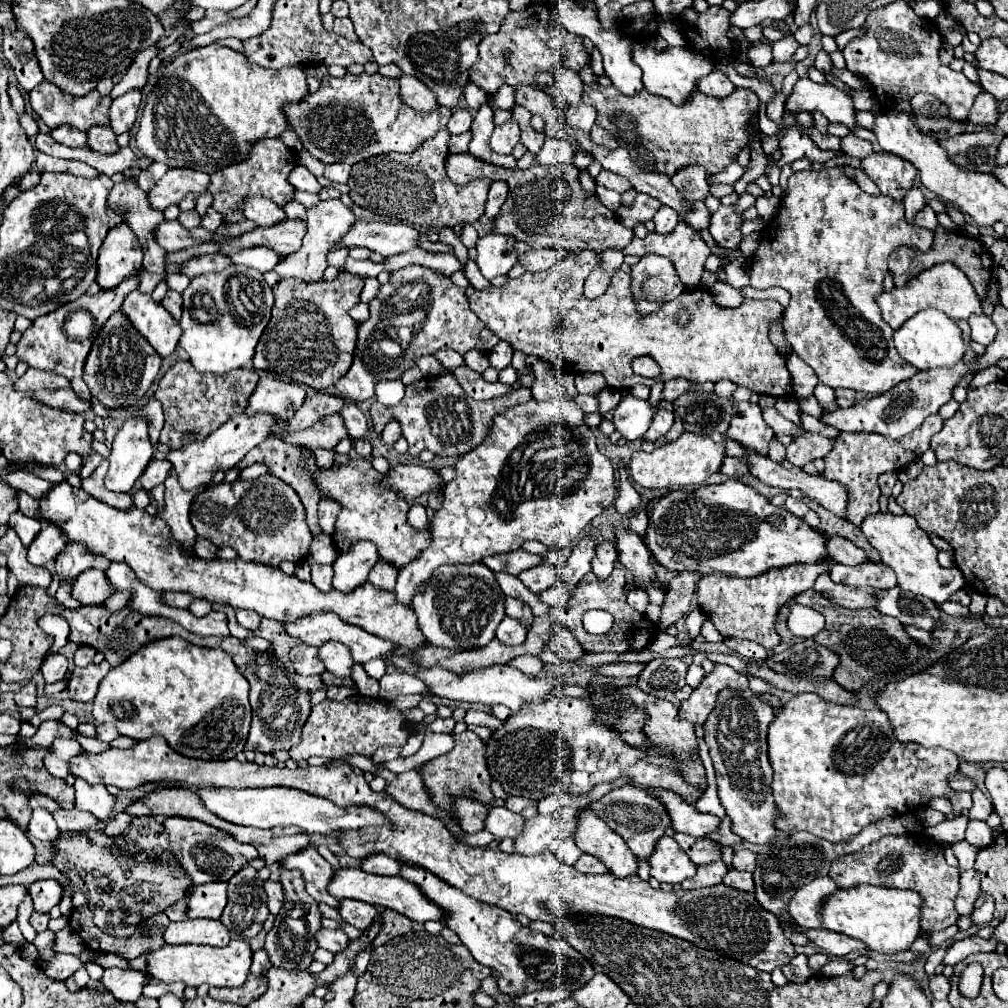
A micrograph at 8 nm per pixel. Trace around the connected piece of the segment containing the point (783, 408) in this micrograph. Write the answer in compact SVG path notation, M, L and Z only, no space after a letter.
M792 397L779 398L775 403L775 408L786 419L794 423L800 422L800 410L796 399Z

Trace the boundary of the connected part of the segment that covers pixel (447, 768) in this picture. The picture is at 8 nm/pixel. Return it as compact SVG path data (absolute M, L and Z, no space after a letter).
M473 731L455 735L455 747L449 753L425 763L421 767L421 777L425 781L425 787L431 795L431 799L437 805L441 805L443 809L447 809L451 815L453 815L451 799L463 795L465 789L471 789L475 793L475 797L479 797L479 801L485 801L485 803L495 801L495 797L491 793L491 773L487 769L487 759L485 759L485 743Z

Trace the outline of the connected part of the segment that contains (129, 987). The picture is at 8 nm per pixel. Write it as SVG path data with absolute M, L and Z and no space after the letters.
M111 967L111 969L105 969L103 983L113 993L115 999L125 1001L125 1003L135 1003L141 997L143 973Z

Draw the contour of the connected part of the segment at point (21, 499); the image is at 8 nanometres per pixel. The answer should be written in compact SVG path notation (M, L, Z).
M17 493L17 505L19 505L19 511L25 513L25 515L31 515L31 517L39 517L39 511L37 511L37 499L33 499L31 495L27 493Z

